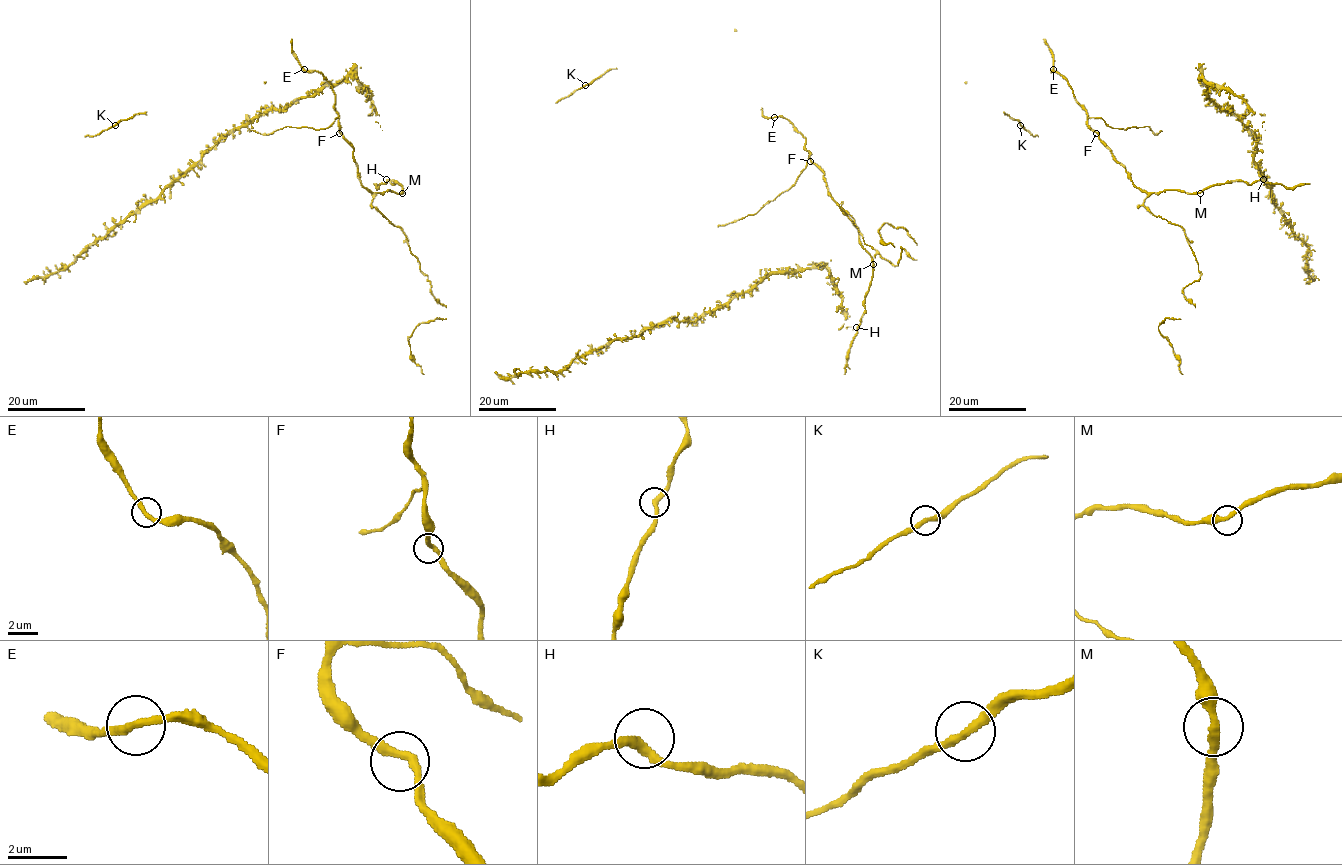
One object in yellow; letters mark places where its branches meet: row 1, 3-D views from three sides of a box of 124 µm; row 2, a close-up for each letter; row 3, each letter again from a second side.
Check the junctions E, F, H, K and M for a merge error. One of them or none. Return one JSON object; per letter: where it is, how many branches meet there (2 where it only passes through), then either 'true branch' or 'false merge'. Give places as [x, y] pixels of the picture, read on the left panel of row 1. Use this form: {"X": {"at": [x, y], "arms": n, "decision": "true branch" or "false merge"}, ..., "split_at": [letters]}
{"E": {"at": [304, 69], "arms": 2, "decision": "true branch"}, "F": {"at": [339, 133], "arms": 2, "decision": "true branch"}, "H": {"at": [386, 179], "arms": 2, "decision": "true branch"}, "K": {"at": [115, 125], "arms": 2, "decision": "false merge"}, "M": {"at": [402, 193], "arms": 2, "decision": "true branch"}, "split_at": ["K"]}

